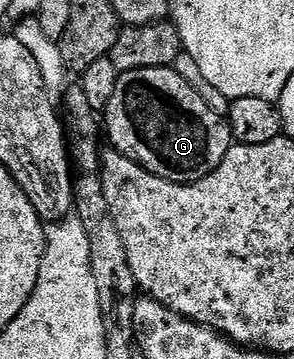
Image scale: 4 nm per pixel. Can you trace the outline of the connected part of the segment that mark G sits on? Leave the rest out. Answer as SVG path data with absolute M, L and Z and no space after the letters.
M174 67L120 74L114 95L103 109L102 125L115 152L179 185L190 185L213 173L234 143L227 120Z

